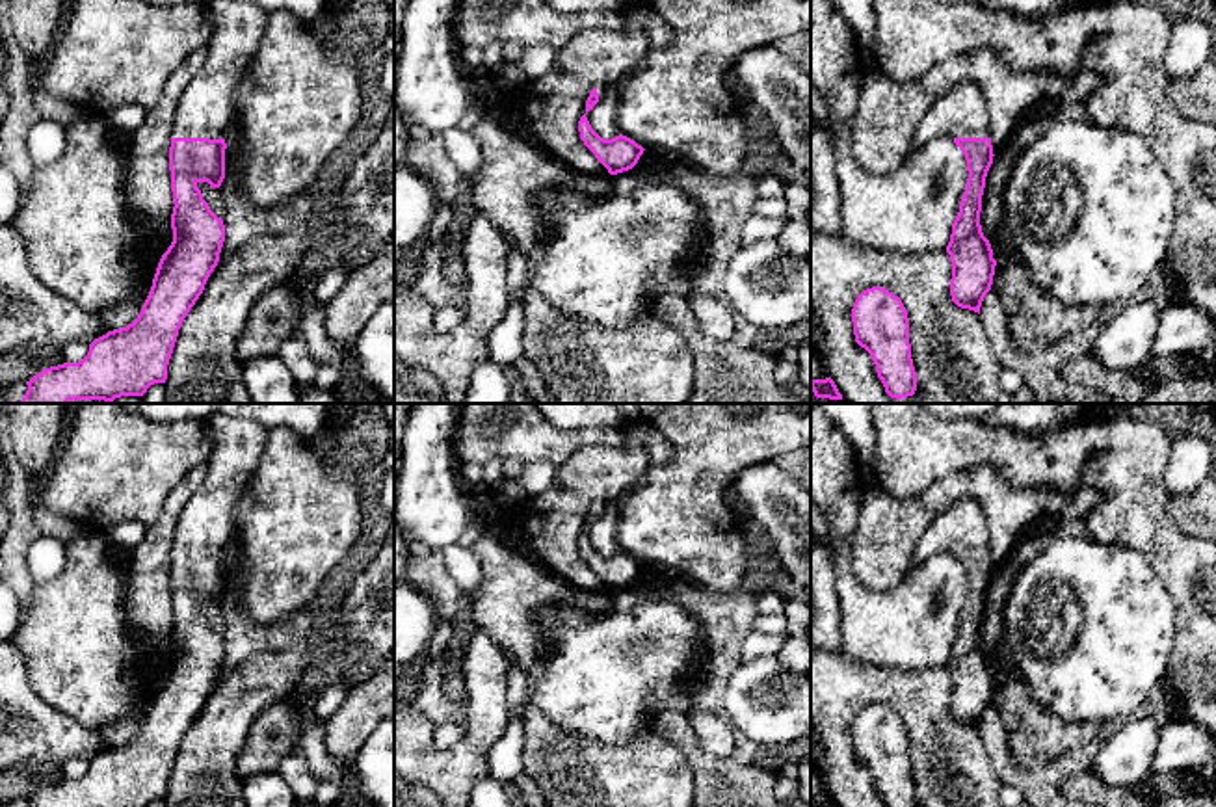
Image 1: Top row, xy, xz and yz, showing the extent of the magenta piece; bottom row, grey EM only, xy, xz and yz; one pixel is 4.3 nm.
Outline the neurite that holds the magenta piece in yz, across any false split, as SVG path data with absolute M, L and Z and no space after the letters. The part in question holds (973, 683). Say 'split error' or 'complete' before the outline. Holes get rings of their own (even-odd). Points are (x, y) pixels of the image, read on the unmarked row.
split error; M976 500L956 502L928 526L915 547L911 567L941 552L952 554L961 565L969 588L946 662L952 679L950 712L958 723L980 731L982 718L993 701L997 677L980 642L985 593L995 571L985 511Z

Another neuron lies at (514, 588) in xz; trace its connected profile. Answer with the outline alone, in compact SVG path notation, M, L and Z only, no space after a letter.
M496 530L469 547L480 563L480 589L469 602L470 617L521 669L547 656L537 614L545 606L608 612L610 589L589 591L549 571L534 556L517 552Z

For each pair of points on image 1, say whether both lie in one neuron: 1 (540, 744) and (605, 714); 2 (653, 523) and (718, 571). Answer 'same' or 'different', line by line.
1: different
2: same

